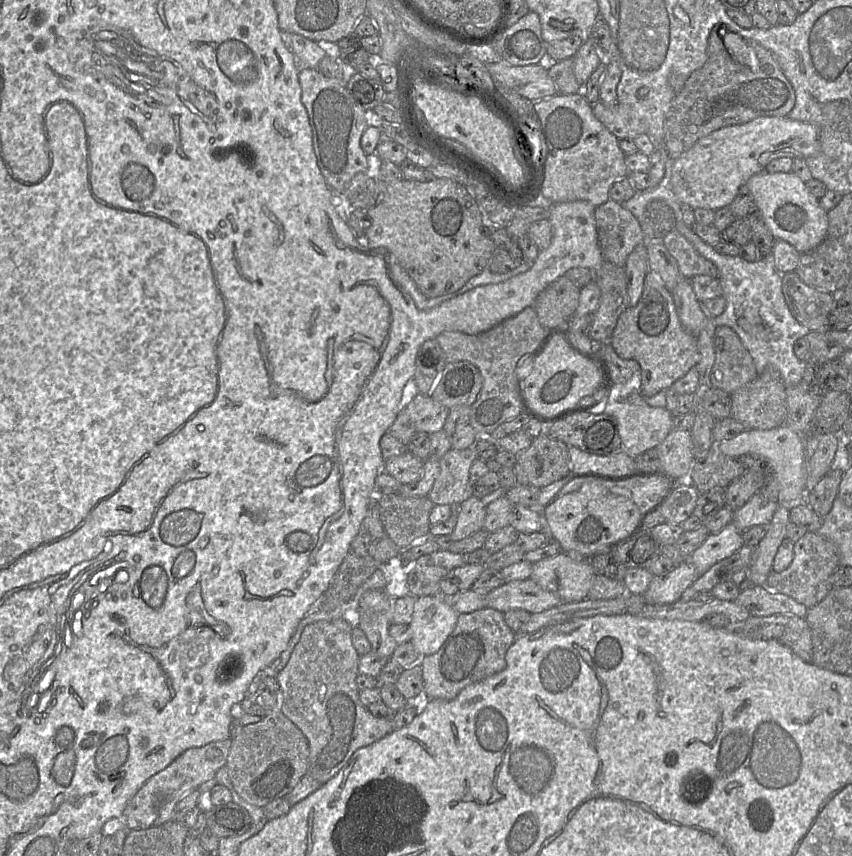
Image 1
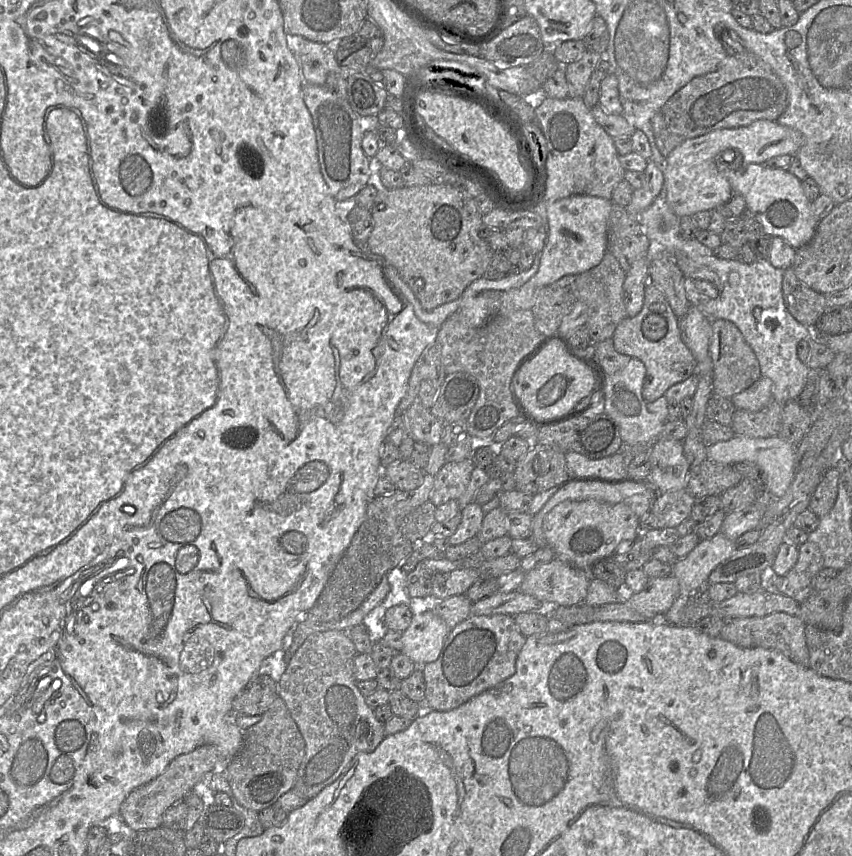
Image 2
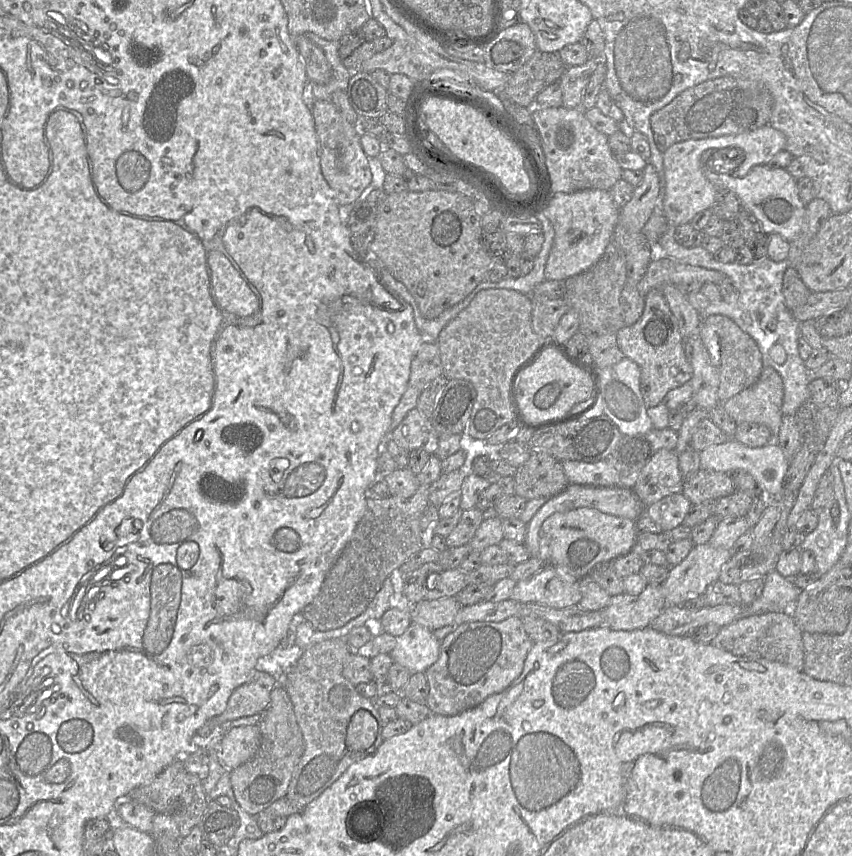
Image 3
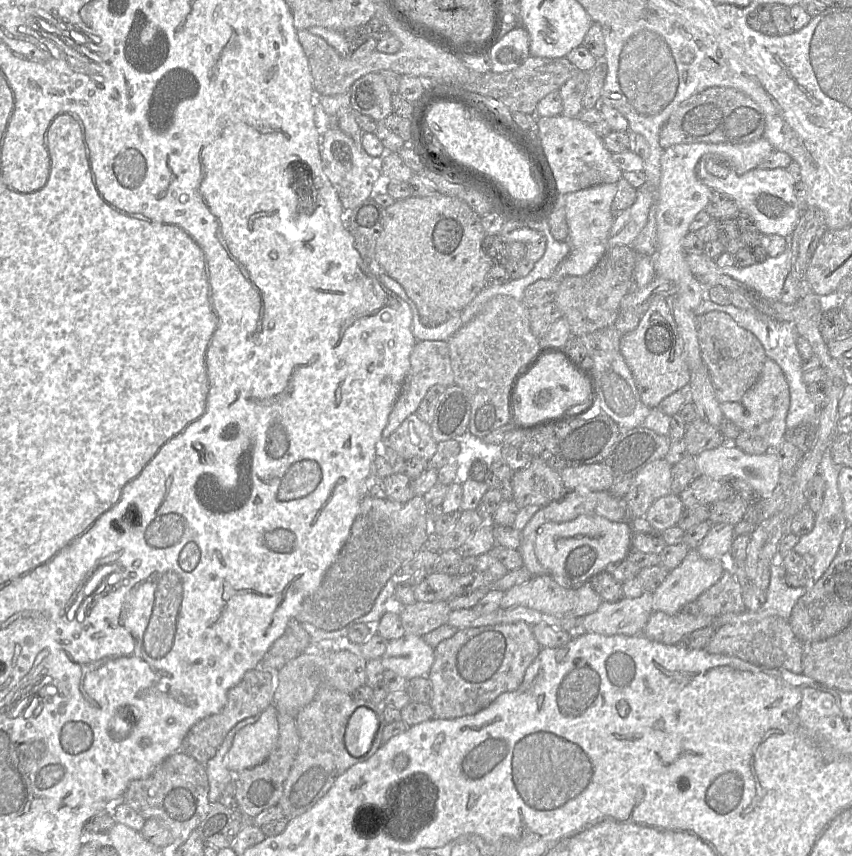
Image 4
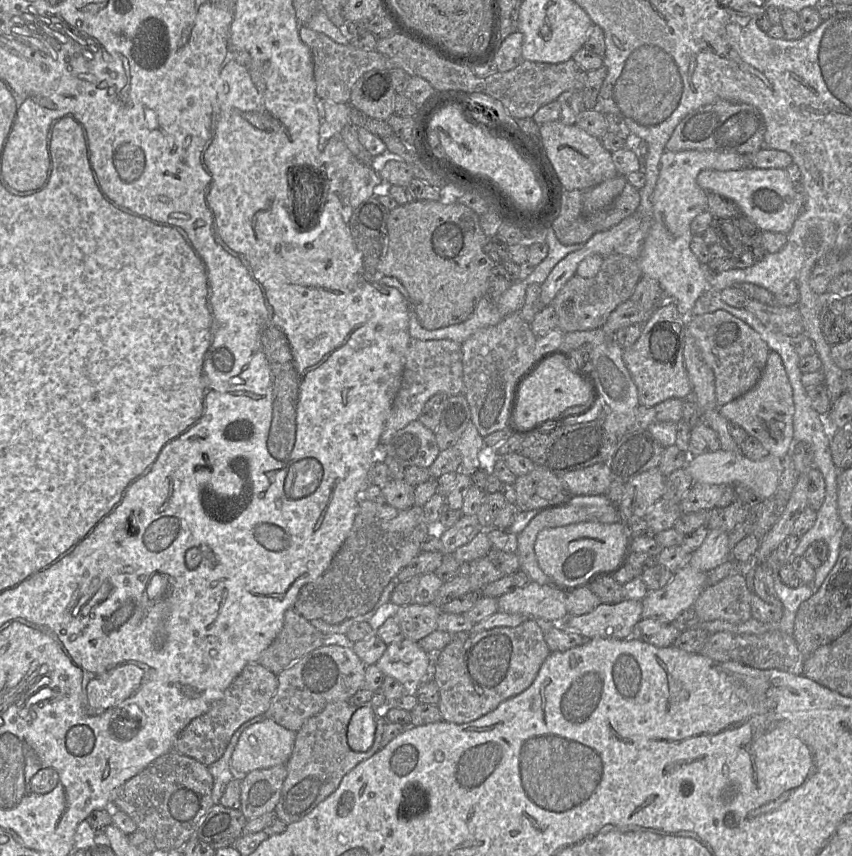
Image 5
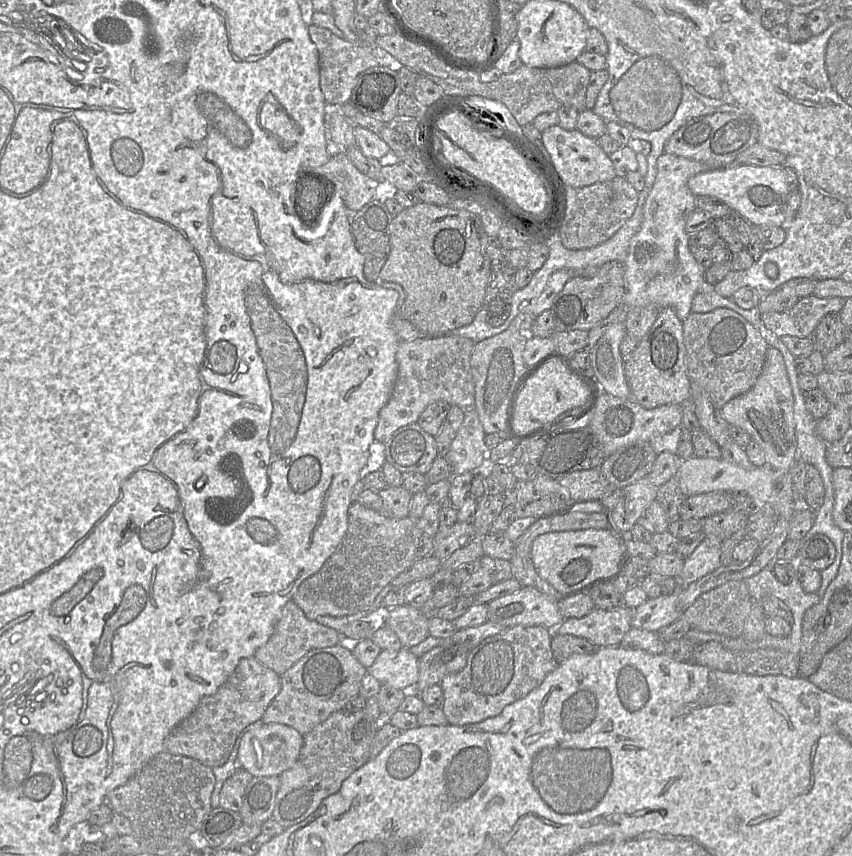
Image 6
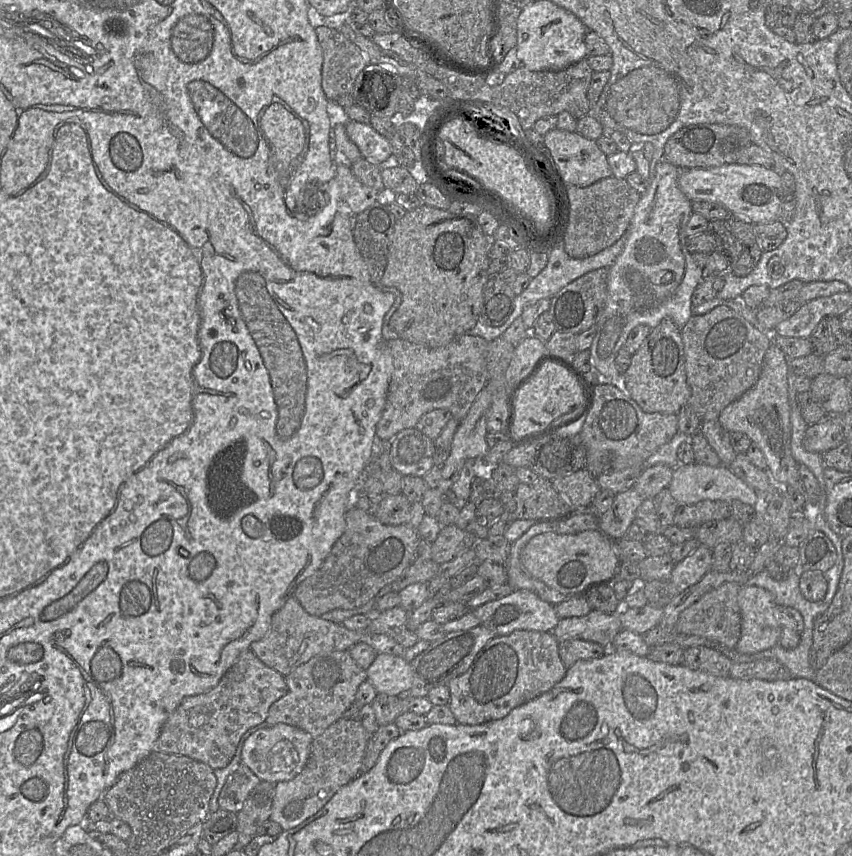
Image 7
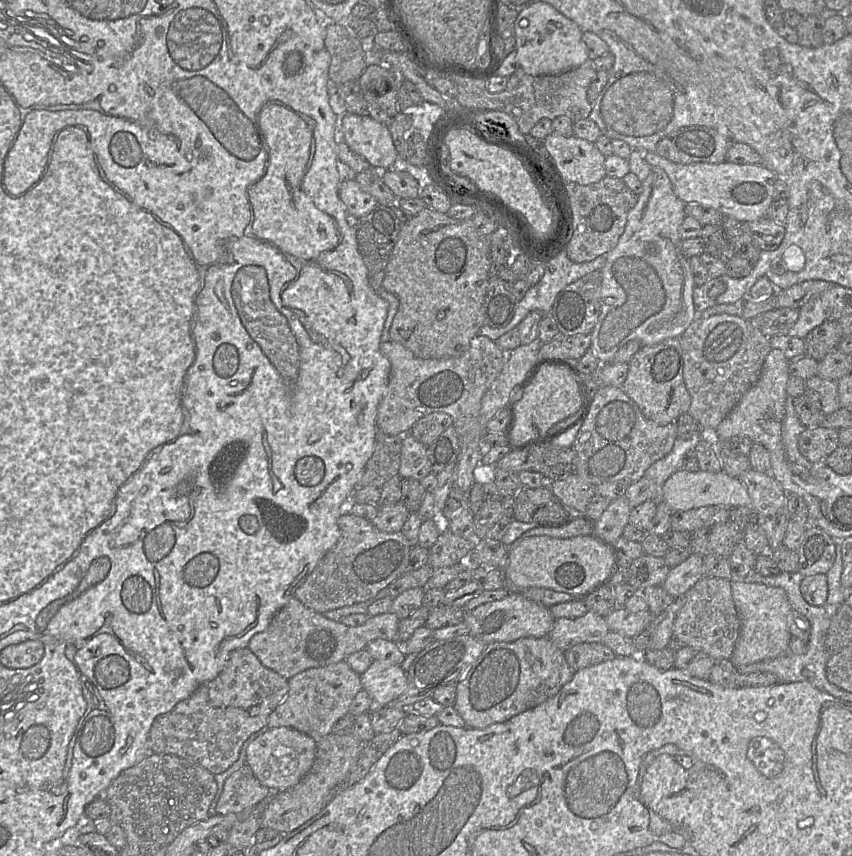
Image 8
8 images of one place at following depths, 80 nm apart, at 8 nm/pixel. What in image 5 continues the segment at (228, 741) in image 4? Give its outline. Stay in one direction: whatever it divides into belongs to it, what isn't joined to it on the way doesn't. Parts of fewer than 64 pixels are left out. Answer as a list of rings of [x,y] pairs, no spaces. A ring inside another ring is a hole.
[[[238,728],[231,737],[231,740],[221,758],[207,766],[213,777],[212,800],[214,804],[220,804],[220,798],[223,795],[227,784],[232,779],[242,781],[246,776],[245,773],[239,773],[231,767],[231,755],[243,731],[244,730]]]

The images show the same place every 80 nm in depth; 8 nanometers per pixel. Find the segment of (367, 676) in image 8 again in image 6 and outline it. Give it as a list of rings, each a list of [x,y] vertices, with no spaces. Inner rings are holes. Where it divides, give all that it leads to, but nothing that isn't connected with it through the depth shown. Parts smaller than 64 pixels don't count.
[[[404,647],[381,650],[367,670],[382,685],[410,691],[418,681],[418,657]]]

